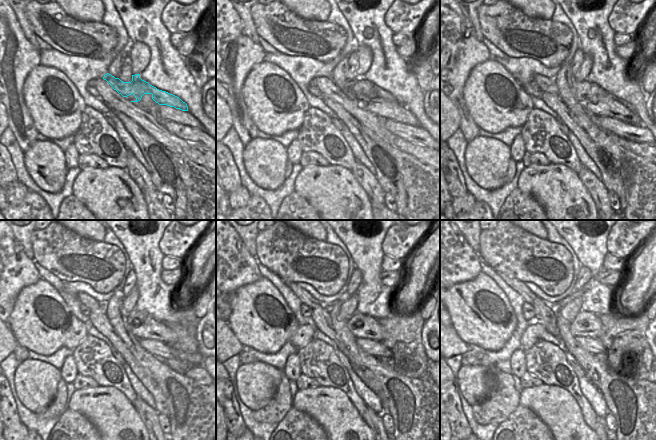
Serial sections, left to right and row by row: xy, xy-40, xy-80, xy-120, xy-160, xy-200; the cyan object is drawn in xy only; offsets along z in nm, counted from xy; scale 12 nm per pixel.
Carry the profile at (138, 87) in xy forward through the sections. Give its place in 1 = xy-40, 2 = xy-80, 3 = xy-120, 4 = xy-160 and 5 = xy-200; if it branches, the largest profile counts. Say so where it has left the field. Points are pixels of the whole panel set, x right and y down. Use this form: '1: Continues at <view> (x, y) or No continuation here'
1: Continues at xy-40 (368, 92)
2: Continues at xy-80 (592, 92)
3: Continues at xy-120 (142, 317)
4: Continues at xy-160 (365, 319)
5: Continues at xy-200 (589, 319)

